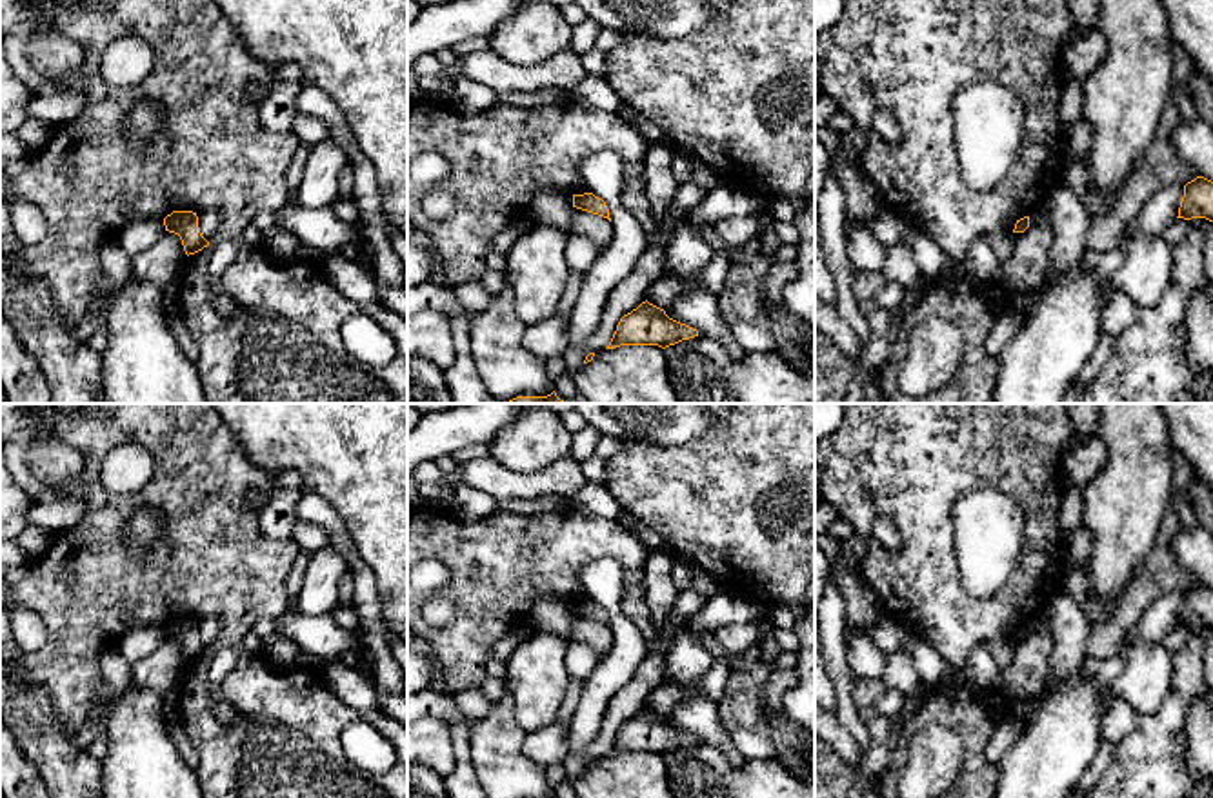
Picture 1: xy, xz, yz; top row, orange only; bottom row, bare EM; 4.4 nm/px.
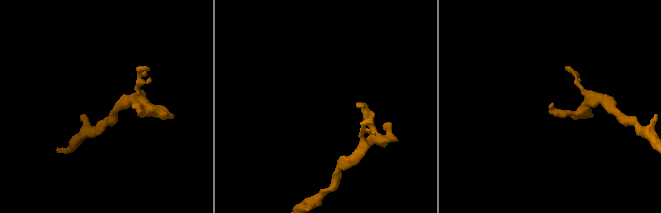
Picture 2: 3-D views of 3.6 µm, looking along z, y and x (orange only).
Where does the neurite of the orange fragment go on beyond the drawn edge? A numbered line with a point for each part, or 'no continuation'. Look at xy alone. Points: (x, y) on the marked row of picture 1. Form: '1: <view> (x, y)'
no continuation

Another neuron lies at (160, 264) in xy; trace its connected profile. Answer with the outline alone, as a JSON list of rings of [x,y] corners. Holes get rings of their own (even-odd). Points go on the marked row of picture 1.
[[[165,231],[149,249],[131,258],[131,276],[173,294],[185,262],[180,236]]]

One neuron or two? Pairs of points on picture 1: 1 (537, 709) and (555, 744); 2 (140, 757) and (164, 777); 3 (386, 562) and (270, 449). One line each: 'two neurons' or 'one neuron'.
1: two neurons
2: one neuron
3: one neuron

